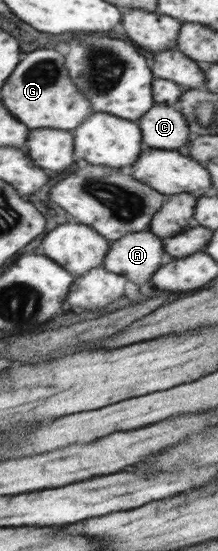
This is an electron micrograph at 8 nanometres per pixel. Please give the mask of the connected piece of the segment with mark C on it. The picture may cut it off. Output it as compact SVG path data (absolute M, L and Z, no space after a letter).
M157 104L139 120L144 143L152 148L185 151L193 135L186 117L178 108Z

